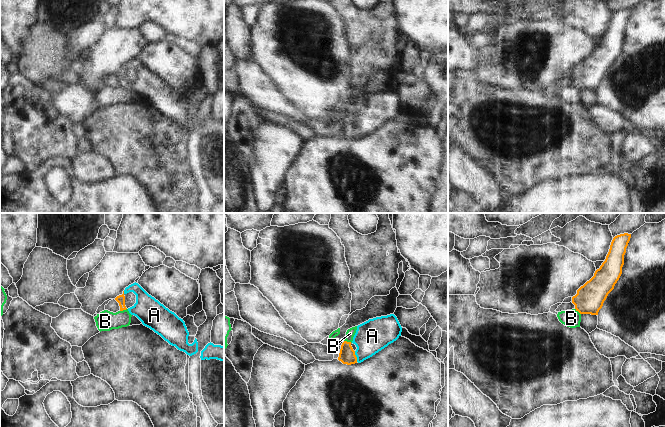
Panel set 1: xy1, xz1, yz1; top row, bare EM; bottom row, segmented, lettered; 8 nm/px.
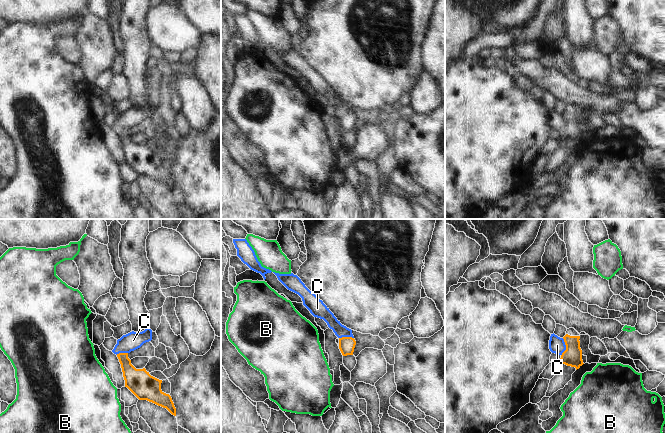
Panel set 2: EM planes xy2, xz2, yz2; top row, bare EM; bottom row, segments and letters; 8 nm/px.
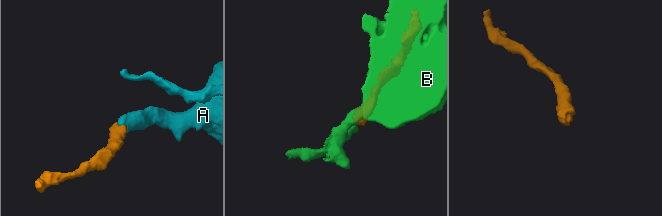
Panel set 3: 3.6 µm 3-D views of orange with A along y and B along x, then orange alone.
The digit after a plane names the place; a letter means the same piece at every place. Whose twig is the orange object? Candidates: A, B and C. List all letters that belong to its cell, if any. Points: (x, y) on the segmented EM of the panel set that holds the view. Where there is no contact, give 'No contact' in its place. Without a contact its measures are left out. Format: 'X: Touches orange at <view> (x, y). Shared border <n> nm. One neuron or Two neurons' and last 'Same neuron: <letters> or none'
A: Touches orange at xz1 (355, 356). Shared border 90 nm. One neuron
B: Touches orange at xz1 (348, 342). Shared border 70 nm. Two neurons
C: Touches orange at yz2 (566, 347). Shared border 140 nm. Two neurons
Same neuron: A.

